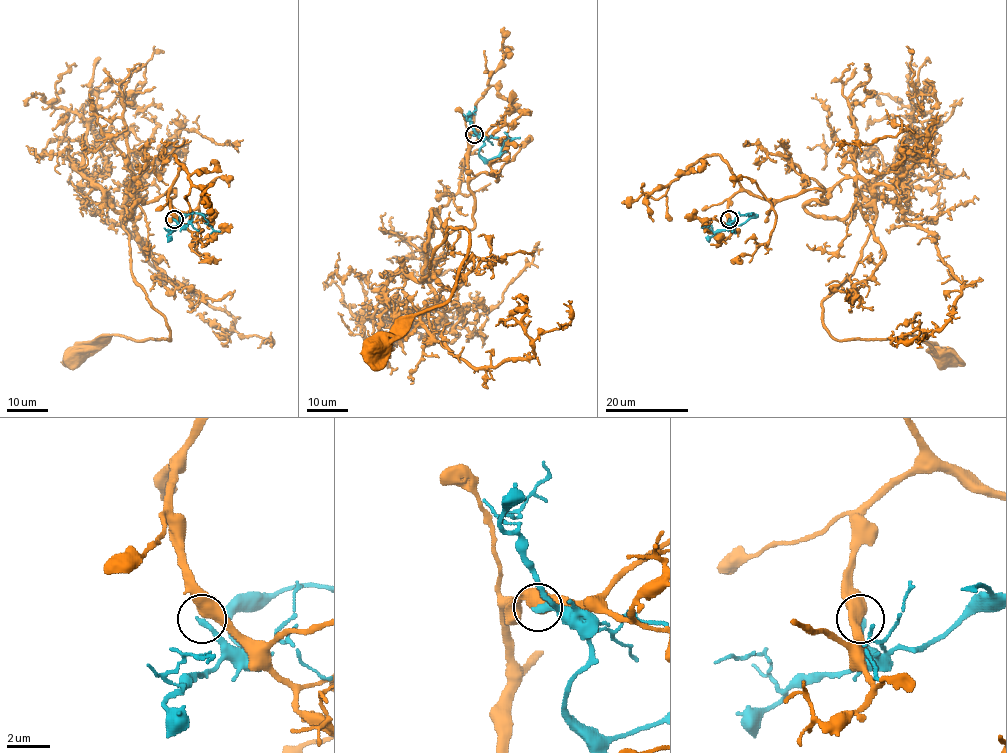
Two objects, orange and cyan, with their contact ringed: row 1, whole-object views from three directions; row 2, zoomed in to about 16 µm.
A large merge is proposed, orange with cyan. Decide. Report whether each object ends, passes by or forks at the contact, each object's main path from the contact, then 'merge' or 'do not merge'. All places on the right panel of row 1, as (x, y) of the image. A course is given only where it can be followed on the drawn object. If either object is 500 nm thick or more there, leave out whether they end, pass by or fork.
orange passes by | cyan ends | orange via (729, 219), (741, 191), (821, 189), (827, 201), (806, 209), (840, 219), (872, 205), (823, 324), (943, 353) | cyan via (729, 219), (729, 223), (742, 225), (754, 214), (737, 216), (730, 223), (731, 231) | do not merge

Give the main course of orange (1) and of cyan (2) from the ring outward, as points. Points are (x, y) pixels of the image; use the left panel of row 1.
1: (174, 219), (174, 189), (122, 213), (130, 269), (169, 340), (109, 335), (72, 353)
2: (174, 219), (184, 225), (179, 219), (188, 214), (200, 214), (215, 230), (220, 231)

